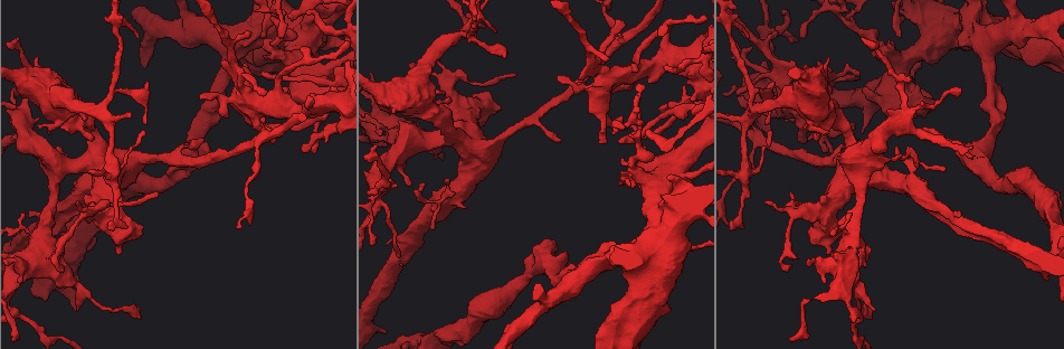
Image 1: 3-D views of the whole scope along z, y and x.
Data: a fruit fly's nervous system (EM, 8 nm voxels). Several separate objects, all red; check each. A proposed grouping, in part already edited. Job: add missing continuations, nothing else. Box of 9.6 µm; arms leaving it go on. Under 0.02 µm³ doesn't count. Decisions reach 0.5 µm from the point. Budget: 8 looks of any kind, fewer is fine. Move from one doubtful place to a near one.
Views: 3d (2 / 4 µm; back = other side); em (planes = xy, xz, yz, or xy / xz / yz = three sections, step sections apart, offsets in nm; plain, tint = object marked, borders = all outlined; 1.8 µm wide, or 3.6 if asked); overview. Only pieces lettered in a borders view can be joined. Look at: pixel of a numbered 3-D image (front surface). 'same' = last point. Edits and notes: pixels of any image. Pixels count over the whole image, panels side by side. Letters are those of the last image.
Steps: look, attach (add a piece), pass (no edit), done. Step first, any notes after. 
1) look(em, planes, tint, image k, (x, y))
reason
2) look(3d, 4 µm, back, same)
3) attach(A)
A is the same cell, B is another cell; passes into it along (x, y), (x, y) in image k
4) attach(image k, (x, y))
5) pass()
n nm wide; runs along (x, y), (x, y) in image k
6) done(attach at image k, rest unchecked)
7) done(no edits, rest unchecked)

look(em, 3.6 µm, planes, borders, image 1, (318, 90))
sharp bend

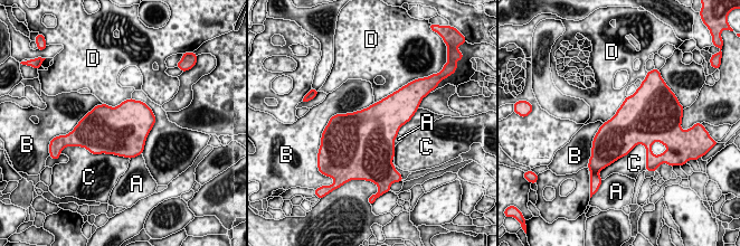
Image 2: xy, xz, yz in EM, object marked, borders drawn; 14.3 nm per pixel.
pass()
A, B, C and D are other cells; border along (627, 96), (617, 111), (604, 123) in image 2; no lettered piece goes on from it

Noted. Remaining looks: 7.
look(em, 3.6 µm, planes, tint, image 1, (633, 256))
thick turns thin

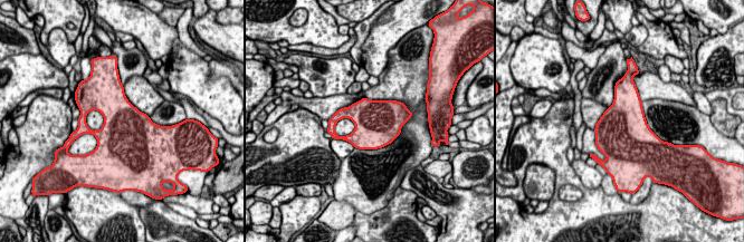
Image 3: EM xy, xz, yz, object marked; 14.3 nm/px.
look(em, 3.6 µm, planes, borders, same)
what lies round it

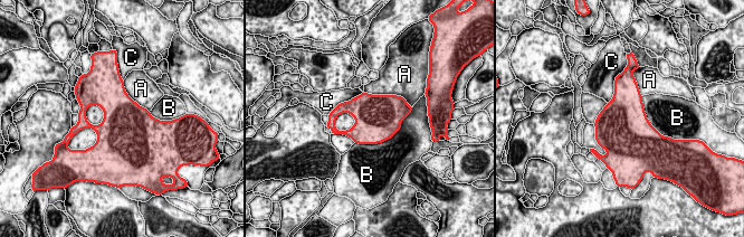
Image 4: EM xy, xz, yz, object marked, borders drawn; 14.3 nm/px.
pass()
A, B and C are other cells; none of them fits

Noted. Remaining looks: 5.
look(em, xz, step 4, borders, image 1, (558, 78))
free end

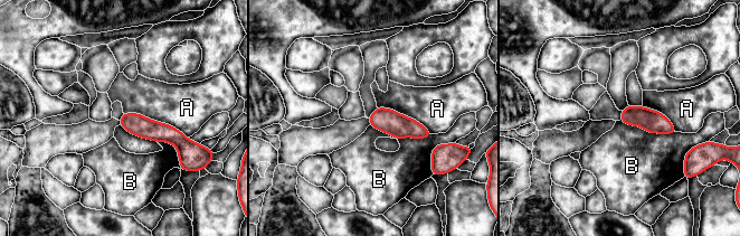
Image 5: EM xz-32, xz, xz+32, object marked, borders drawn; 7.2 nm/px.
look(em, yz, step 4, borders, same)

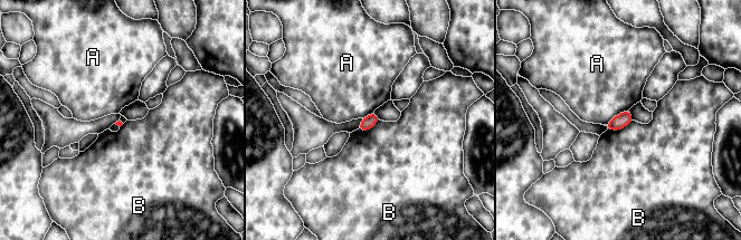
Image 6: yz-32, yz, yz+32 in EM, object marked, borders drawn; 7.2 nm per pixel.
pass()
A and B are other cells; border along (633, 120), (619, 130), (607, 130) in image 6; no lettered piece goes on from it

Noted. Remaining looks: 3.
done(no edits, rest unchecked)

